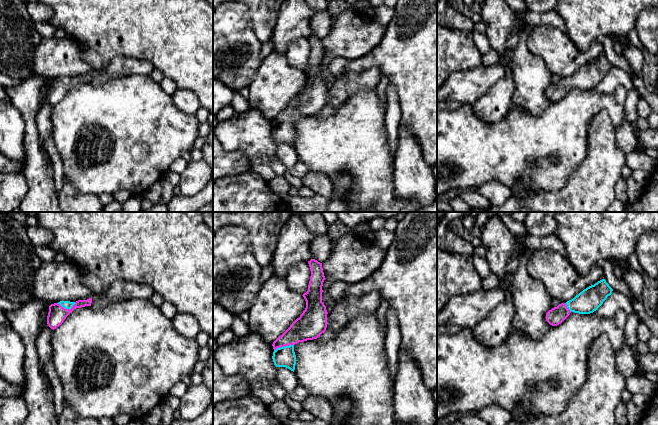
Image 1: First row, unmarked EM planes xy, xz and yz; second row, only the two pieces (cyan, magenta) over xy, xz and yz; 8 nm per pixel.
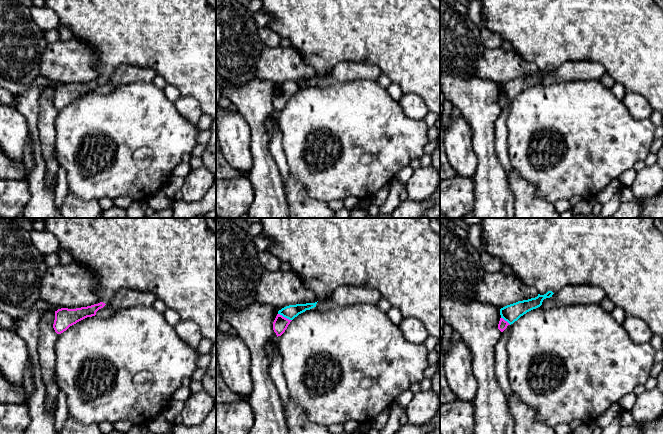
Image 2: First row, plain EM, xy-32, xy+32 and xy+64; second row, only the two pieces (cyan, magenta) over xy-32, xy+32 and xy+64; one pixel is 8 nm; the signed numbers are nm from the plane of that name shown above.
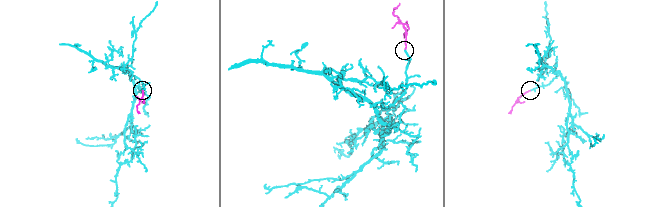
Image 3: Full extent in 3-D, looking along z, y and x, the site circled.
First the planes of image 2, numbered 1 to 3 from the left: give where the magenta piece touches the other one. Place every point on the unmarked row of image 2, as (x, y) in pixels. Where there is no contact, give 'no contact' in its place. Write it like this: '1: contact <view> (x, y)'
1: no contact
2: contact xy+32 (285, 93)
3: contact xy+64 (506, 96)

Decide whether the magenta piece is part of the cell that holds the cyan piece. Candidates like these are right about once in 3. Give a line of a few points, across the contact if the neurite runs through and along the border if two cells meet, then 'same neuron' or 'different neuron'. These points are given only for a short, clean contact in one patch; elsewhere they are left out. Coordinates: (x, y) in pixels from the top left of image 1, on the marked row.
line xy (66, 304), (66, 308), (57, 314); same neuron

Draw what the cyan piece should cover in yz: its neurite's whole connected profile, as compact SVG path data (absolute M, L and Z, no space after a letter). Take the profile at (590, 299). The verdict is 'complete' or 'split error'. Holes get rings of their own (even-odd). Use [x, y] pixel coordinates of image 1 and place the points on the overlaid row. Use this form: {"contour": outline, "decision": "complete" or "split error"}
{"contour": "M602 279L584 289L573 299L566 303L561 303L546 313L546 321L557 326L561 324L571 312L579 314L590 314L596 311L608 296L612 294L613 289L605 279Z", "decision": "split error"}

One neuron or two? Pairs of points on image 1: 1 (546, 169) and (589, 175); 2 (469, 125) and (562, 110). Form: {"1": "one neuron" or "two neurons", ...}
{"1": "two neurons", "2": "one neuron"}

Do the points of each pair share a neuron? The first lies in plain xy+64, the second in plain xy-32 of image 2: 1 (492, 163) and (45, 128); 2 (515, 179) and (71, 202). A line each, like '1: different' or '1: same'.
1: different
2: same

